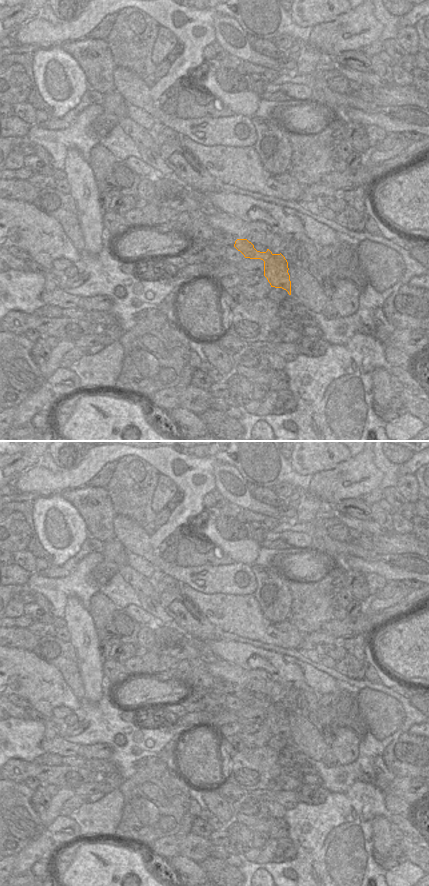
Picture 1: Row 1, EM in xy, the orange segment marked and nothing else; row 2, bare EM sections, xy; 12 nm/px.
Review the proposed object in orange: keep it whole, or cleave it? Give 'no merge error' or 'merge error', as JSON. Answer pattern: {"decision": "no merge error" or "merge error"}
{"decision": "merge error"}

